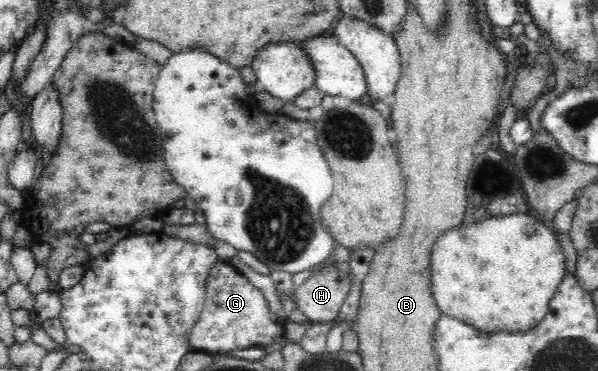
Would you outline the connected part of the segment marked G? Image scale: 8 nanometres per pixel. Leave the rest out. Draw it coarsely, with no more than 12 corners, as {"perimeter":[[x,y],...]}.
{"perimeter":[[234,266],[209,271],[189,349],[278,343],[285,326]]}

